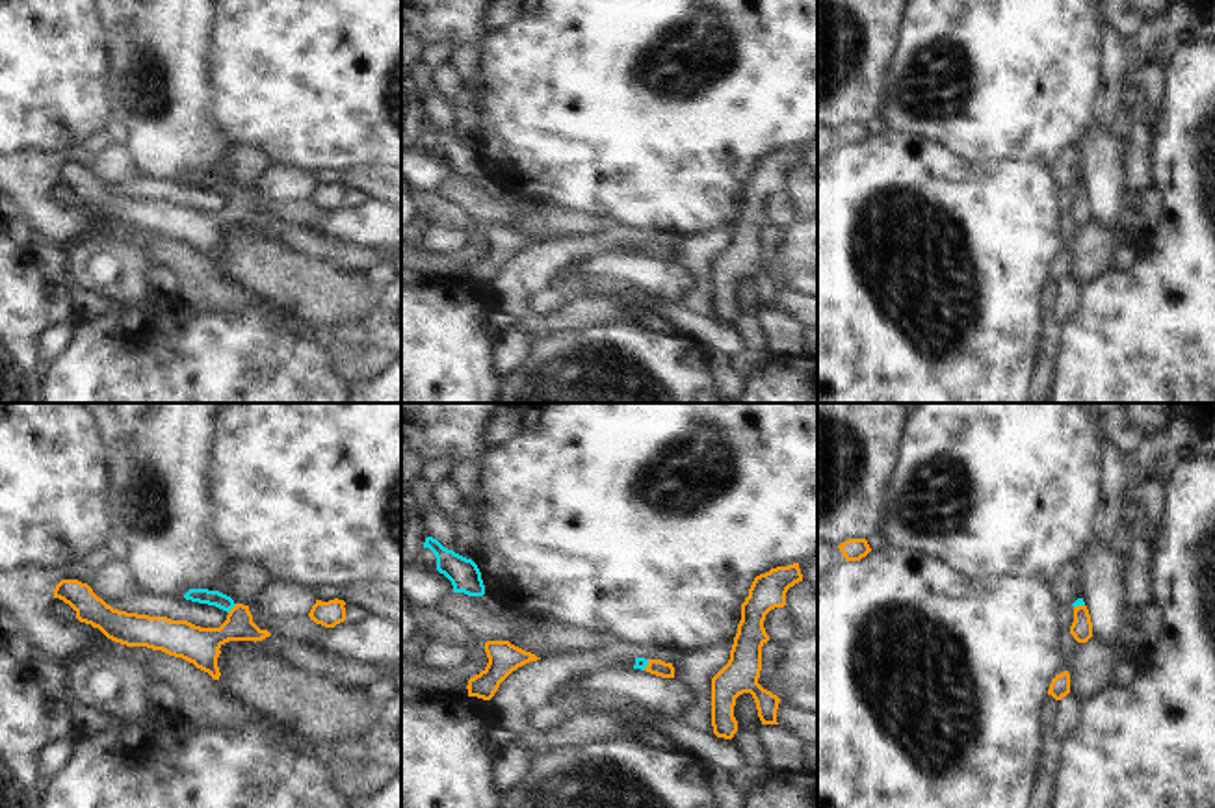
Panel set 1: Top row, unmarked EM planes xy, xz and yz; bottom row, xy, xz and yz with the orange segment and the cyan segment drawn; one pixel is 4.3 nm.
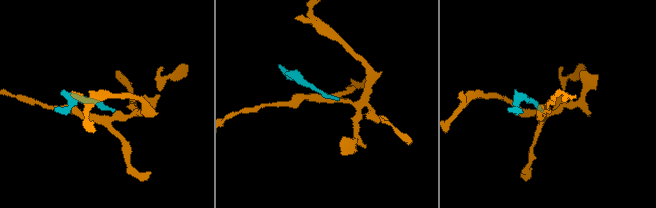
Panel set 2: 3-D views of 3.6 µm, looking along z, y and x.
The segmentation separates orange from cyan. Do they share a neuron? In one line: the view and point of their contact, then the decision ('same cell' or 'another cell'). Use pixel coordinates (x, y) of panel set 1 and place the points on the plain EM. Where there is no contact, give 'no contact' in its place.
contact xy (233, 192); same cell

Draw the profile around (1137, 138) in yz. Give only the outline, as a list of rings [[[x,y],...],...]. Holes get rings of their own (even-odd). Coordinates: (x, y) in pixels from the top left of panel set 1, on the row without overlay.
[[[1122,87],[1118,130],[1126,147],[1126,189],[1144,191],[1156,186],[1152,176],[1152,126],[1143,117],[1141,93],[1133,87]]]

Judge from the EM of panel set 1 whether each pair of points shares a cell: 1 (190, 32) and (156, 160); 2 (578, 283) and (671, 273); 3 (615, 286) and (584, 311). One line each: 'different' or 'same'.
1: same
2: different
3: different

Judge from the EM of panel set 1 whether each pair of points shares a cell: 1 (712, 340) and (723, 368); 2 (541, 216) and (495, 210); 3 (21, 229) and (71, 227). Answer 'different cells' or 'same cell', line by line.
1: different cells
2: different cells
3: different cells

